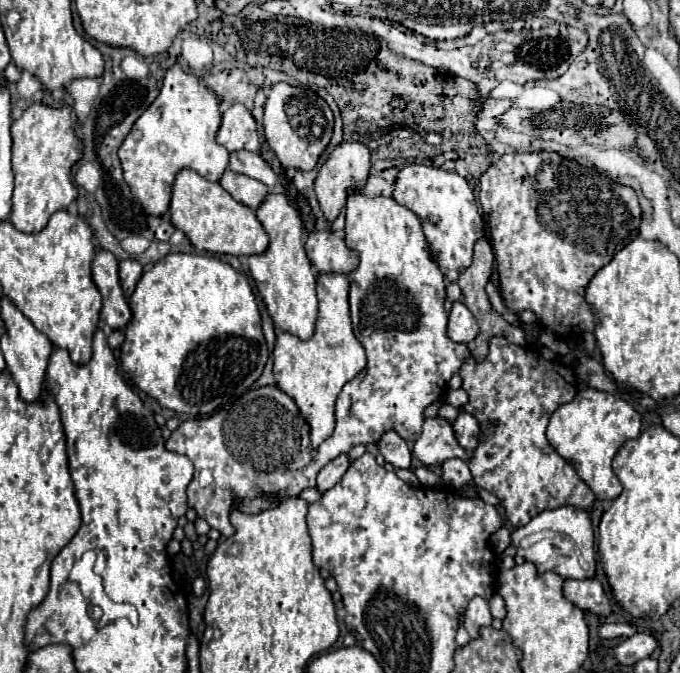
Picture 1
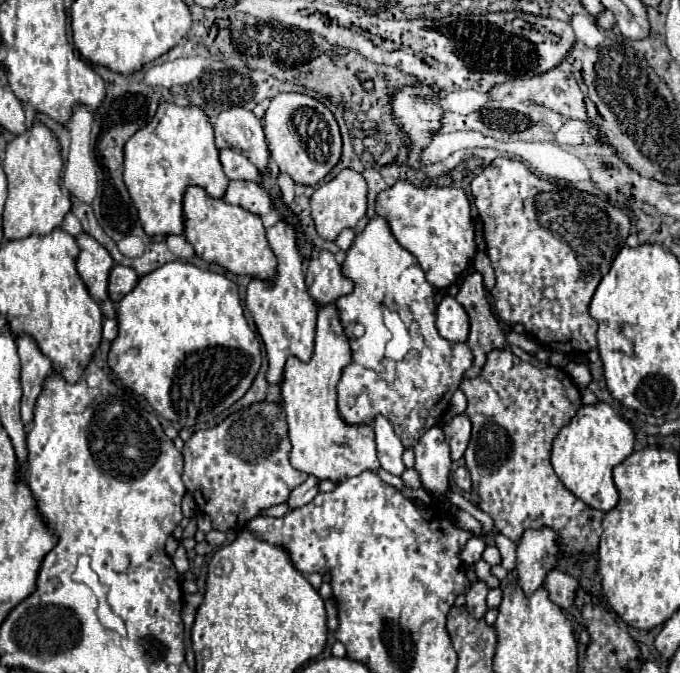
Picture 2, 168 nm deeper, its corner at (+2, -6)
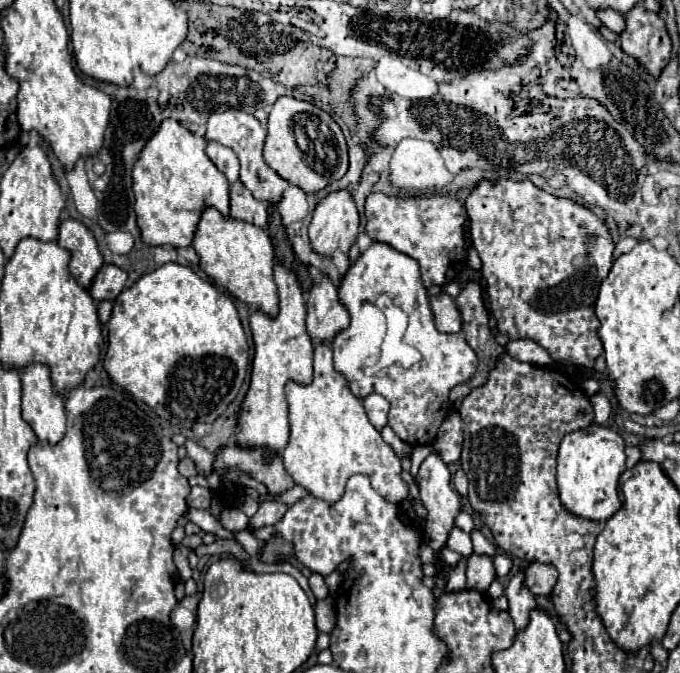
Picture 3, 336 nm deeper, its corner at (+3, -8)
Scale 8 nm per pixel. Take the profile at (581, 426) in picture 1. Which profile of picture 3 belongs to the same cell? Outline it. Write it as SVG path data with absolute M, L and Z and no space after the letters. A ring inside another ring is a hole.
M592 424L586 430L570 432L564 436L558 450L556 480L558 480L560 502L574 516L604 522L612 514L616 514L622 506L618 494L618 478L624 470L626 470L626 454L624 454L624 440L620 438L620 434L598 424Z

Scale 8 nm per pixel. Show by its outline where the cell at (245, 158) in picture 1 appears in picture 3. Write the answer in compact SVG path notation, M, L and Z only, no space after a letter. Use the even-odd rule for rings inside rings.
M208 140L206 144L206 154L208 158L216 164L216 168L220 172L224 172L224 176L230 180L230 184L234 184L238 180L238 170L240 170L240 162L236 158L236 154L232 150L228 150L226 146L220 146L218 142Z

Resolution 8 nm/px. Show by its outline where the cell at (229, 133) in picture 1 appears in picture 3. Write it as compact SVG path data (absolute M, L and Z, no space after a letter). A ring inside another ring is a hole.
M226 110L226 112L214 112L208 118L208 130L206 130L206 138L208 140L216 140L228 148L232 148L236 152L236 156L240 158L240 182L244 184L244 188L248 188L252 192L252 196L260 202L270 202L276 204L282 200L284 190L290 186L284 178L280 178L264 160L262 156L262 148L264 148L264 140L266 140L266 128L248 112L242 110Z

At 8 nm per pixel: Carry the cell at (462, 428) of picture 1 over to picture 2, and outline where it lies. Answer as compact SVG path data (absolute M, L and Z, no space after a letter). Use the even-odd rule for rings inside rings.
M465 414L455 416L451 424L443 426L443 432L447 436L447 442L451 446L451 458L459 460L465 454L465 448L469 444L469 436L471 436L471 422Z

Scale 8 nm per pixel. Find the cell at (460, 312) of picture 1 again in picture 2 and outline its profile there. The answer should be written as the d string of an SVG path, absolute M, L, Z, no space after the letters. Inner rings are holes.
M445 296L437 306L437 330L451 342L469 338L469 316L453 296Z

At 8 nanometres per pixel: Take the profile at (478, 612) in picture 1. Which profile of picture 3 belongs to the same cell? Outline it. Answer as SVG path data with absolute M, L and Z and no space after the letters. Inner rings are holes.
M472 554L472 556L468 556L466 578L468 578L468 588L470 590L486 592L488 586L490 586L490 582L496 578L492 558L484 556L484 554Z

